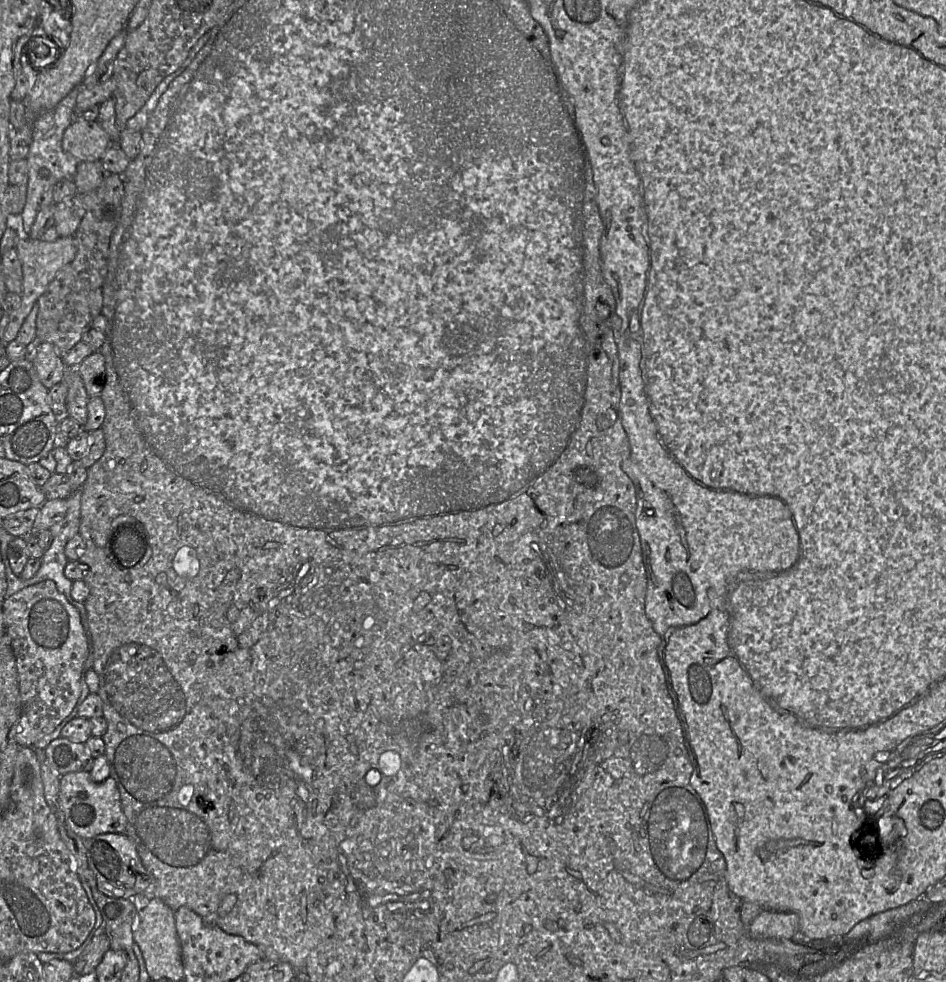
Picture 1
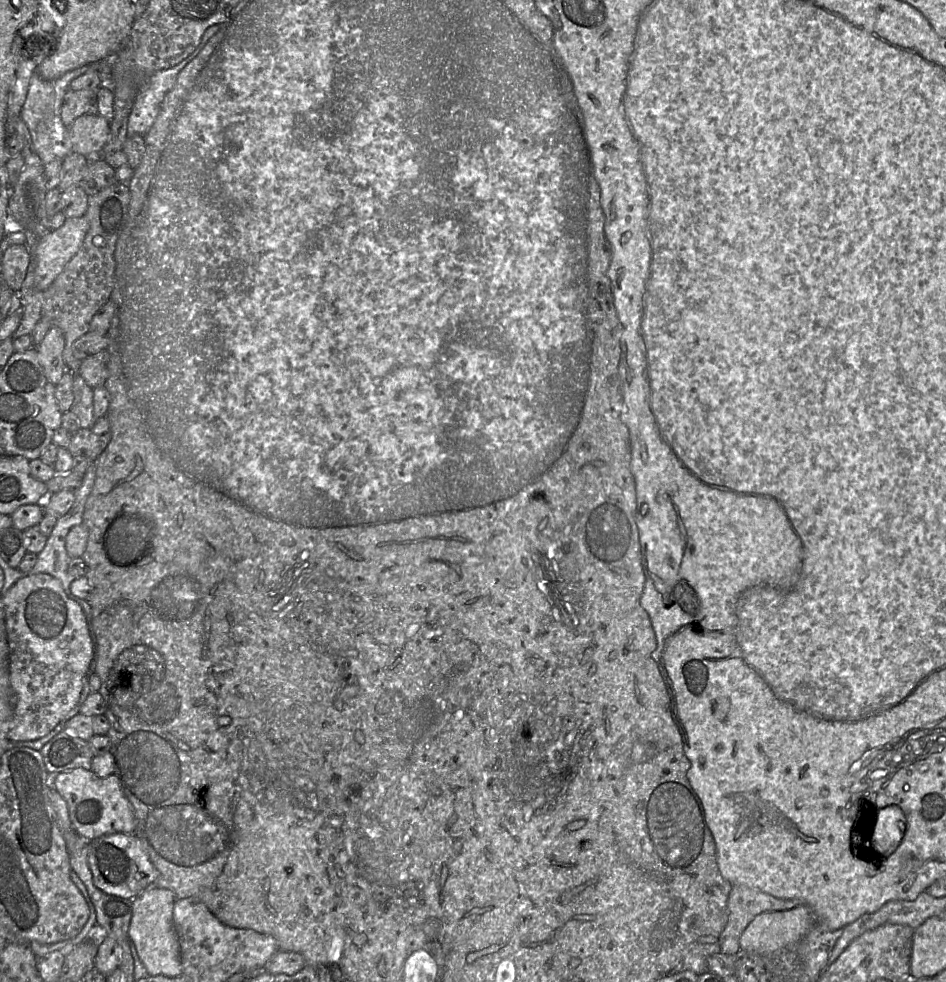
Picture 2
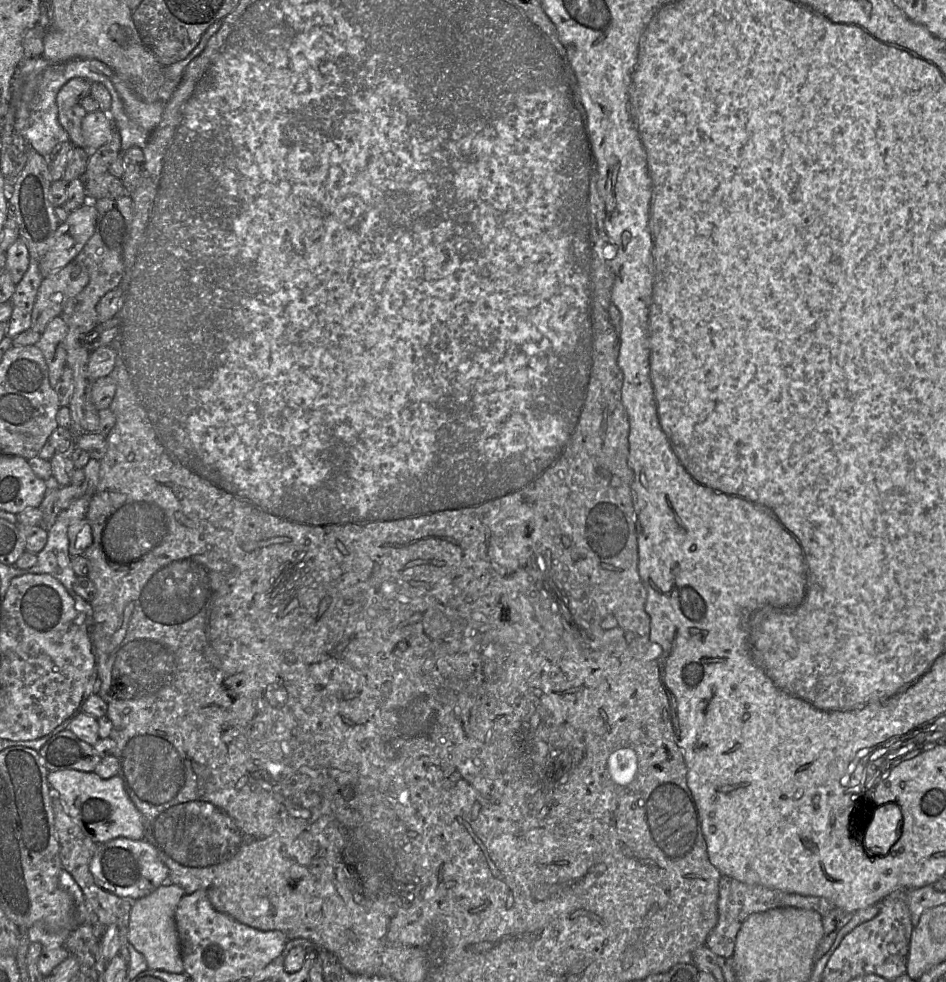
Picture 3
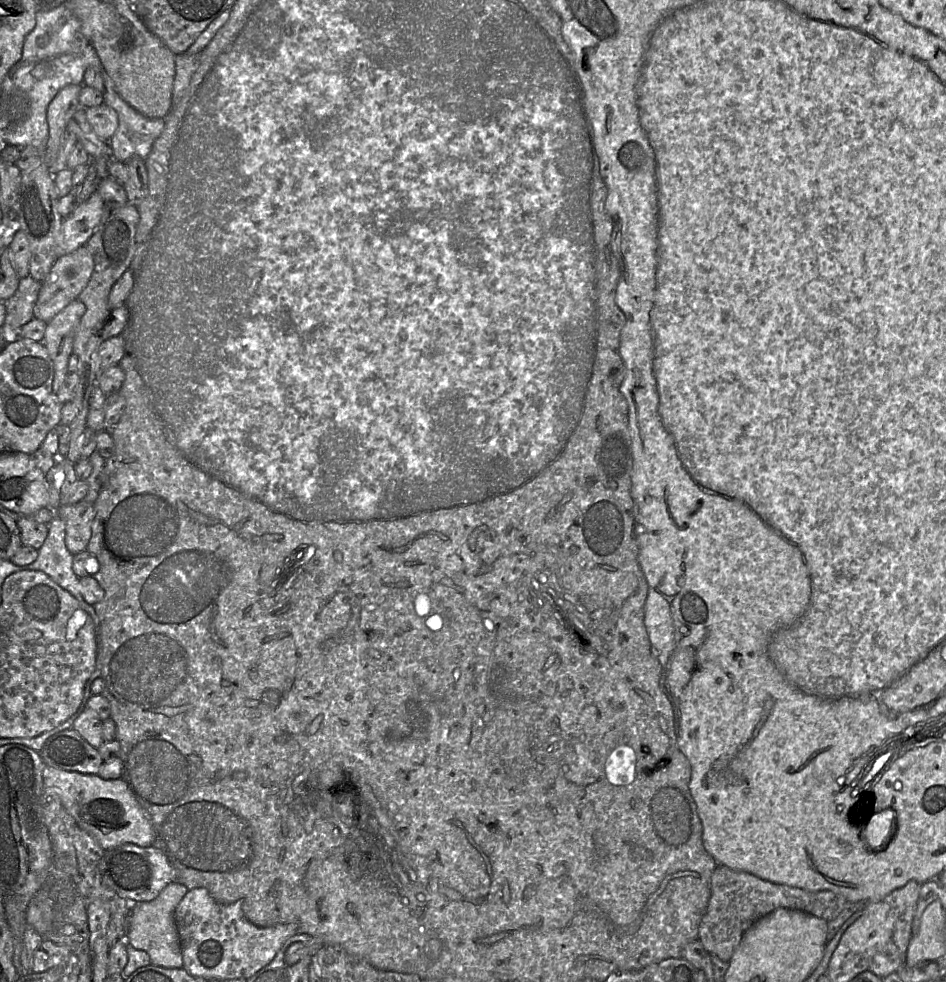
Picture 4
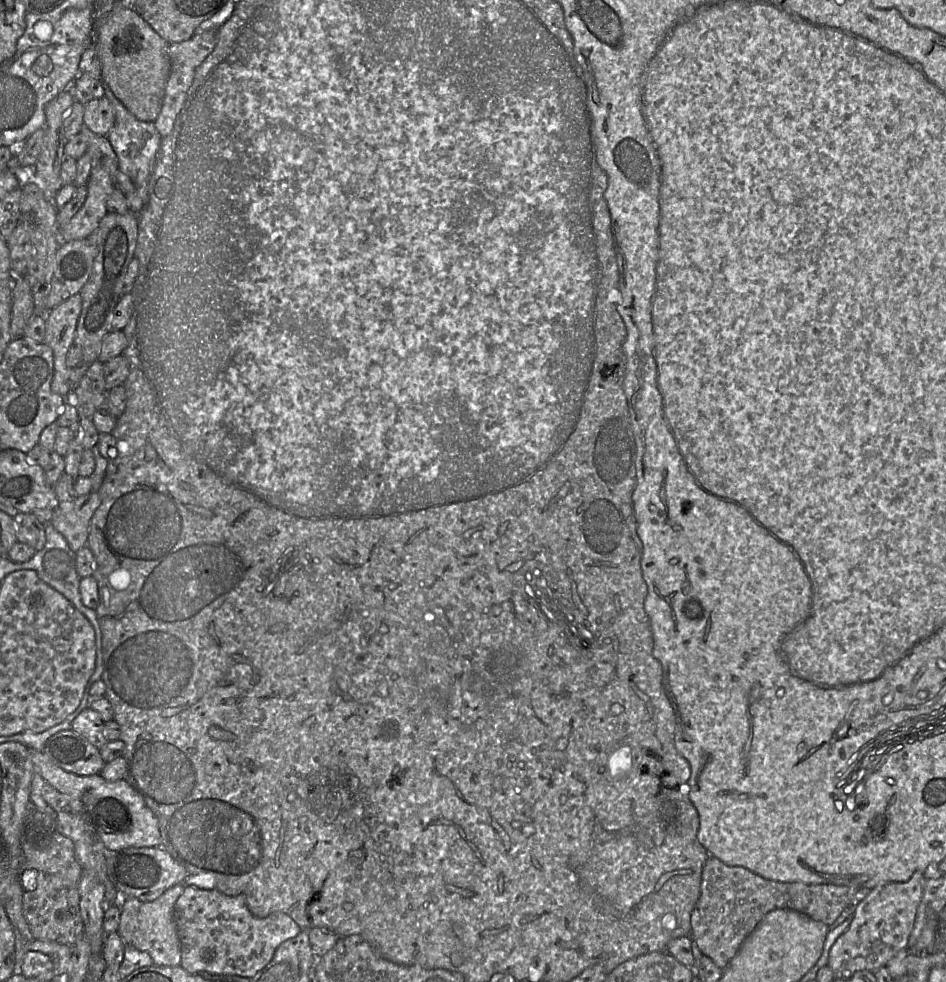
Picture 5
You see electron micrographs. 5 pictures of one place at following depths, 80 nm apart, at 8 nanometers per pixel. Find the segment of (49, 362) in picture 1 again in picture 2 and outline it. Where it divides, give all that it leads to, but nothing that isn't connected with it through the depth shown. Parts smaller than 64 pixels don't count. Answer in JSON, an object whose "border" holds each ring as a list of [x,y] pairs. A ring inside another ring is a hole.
{"border":[[[52,326],[43,341],[37,347],[39,360],[49,382],[57,385],[66,371],[63,358],[65,336],[63,331]]]}

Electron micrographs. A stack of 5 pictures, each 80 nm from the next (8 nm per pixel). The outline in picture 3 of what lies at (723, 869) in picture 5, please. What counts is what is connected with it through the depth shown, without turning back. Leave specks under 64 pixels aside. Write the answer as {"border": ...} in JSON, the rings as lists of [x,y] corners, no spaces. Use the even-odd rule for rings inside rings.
{"border":[[[722,875],[719,883],[718,922],[707,937],[705,943],[706,947],[708,947],[717,956],[723,958],[732,957],[734,954],[737,935],[743,922],[750,915],[783,907],[813,910],[823,917],[834,909],[837,909],[833,903],[823,897],[785,893],[780,890],[770,889],[761,885],[745,884],[734,878]]]}

